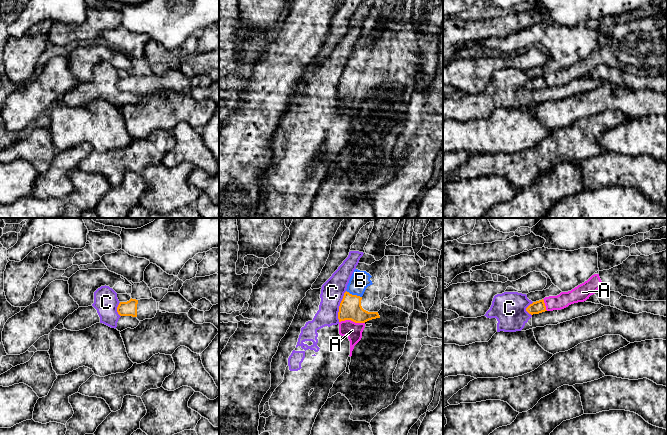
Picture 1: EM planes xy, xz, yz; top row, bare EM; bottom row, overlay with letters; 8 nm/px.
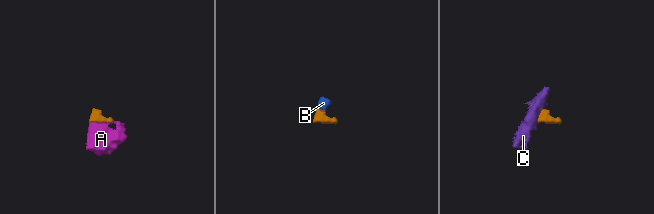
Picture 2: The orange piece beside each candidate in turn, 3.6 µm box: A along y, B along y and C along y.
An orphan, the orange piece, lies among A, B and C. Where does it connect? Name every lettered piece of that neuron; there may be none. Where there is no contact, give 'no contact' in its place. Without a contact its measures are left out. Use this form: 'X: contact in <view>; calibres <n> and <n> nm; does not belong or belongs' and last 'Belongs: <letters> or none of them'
A: contact in xz; calibres 180 and 140 nm; belongs
B: contact in xz; calibres 180 and 160 nm; belongs
C: contact in xz; calibres 180 and 190 nm; does not belong
Belongs: A, B

